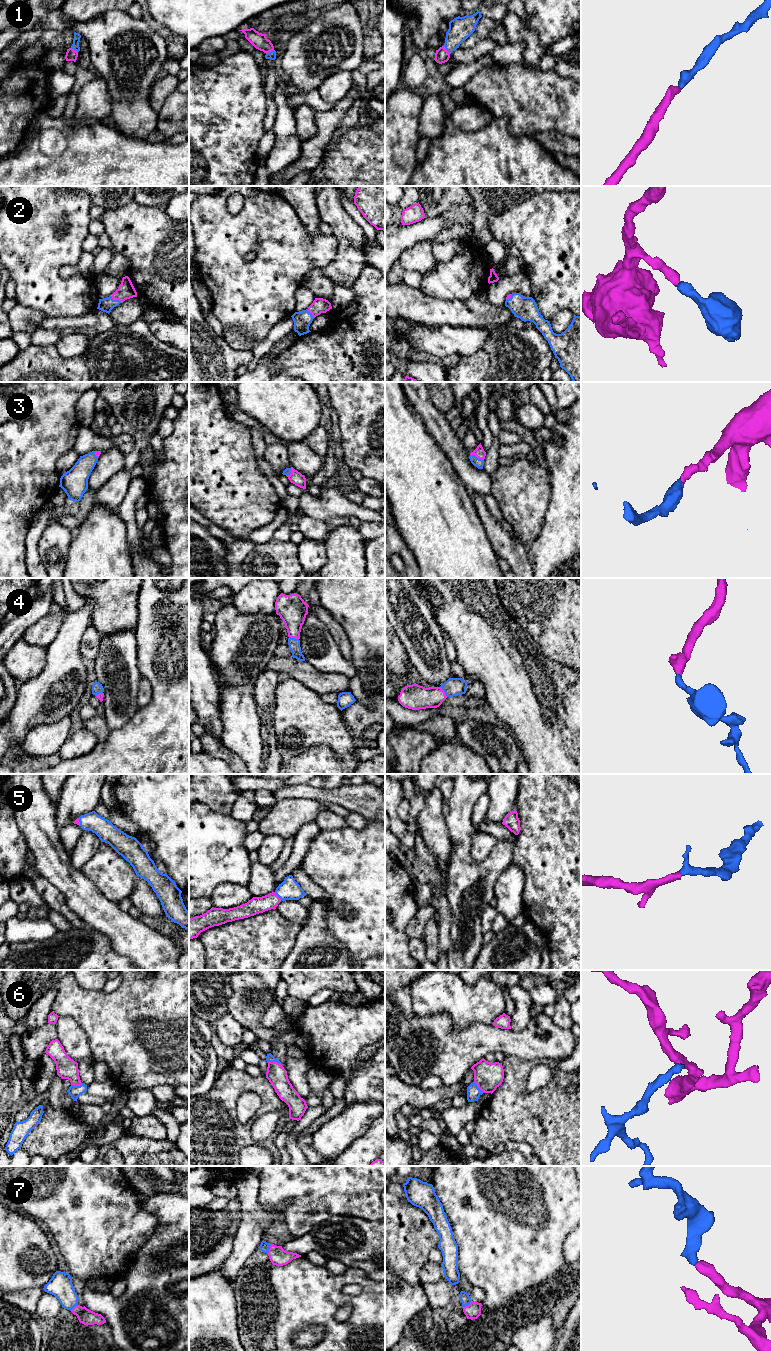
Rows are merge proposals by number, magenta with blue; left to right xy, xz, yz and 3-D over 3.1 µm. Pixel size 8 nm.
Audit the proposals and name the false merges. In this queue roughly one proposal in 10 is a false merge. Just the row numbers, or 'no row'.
no row

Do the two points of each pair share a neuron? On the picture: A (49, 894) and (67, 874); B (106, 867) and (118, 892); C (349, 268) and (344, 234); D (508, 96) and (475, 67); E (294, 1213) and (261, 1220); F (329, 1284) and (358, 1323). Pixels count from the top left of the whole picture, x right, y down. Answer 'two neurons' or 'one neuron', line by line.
A: two neurons
B: one neuron
C: one neuron
D: two neurons
E: two neurons
F: one neuron

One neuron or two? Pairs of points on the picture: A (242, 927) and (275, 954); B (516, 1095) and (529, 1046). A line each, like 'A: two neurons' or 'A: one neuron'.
A: one neuron
B: two neurons

